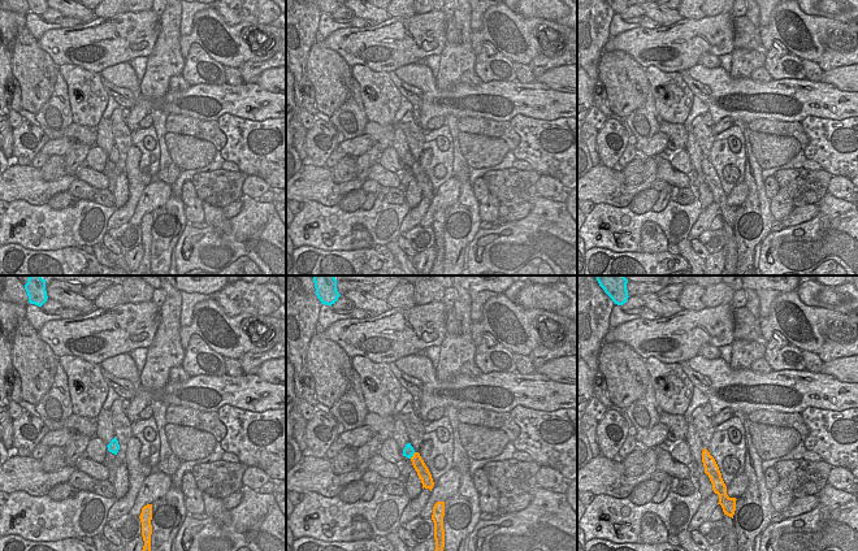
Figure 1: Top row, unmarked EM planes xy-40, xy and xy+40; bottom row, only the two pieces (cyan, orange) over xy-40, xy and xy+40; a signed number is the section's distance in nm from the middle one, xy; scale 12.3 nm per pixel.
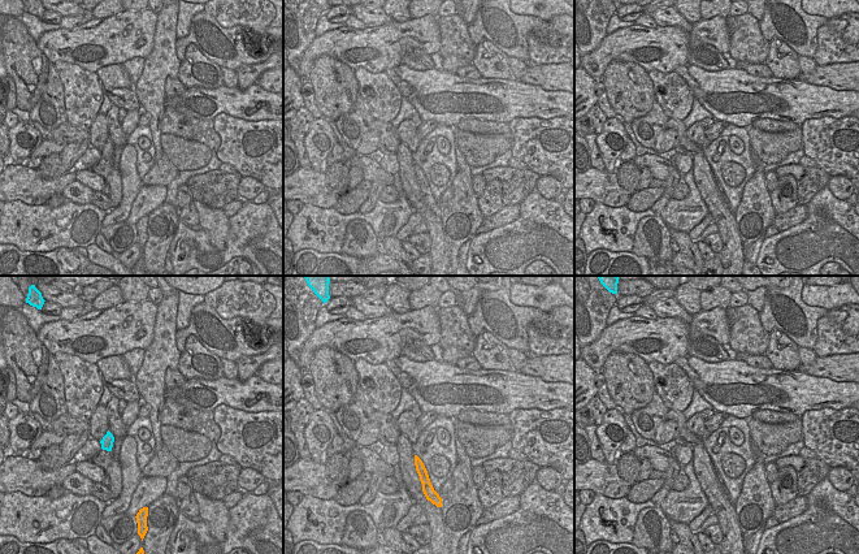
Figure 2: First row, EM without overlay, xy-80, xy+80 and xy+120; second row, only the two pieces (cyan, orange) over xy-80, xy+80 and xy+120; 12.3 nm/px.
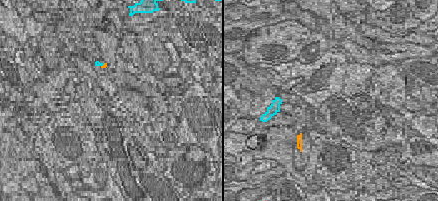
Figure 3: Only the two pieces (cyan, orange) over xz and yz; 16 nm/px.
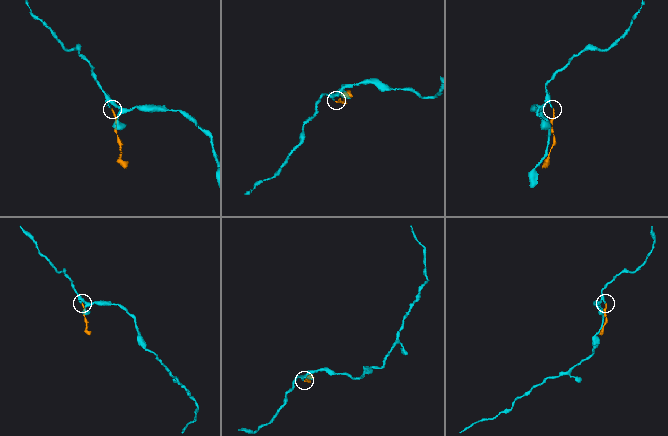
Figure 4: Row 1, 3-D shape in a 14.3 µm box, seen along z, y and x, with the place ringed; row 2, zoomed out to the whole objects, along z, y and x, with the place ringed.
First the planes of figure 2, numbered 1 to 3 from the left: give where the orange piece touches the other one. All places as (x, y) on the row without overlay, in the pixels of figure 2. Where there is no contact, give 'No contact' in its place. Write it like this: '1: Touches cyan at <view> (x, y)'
1: No contact
2: No contact
3: No contact.

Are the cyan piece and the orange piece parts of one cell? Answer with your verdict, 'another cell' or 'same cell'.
same cell

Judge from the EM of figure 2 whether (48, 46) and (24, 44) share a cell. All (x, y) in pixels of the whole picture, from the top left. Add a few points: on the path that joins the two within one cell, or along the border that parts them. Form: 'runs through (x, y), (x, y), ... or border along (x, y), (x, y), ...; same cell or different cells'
border along (35, 42), (35, 46), (51, 63); different cells

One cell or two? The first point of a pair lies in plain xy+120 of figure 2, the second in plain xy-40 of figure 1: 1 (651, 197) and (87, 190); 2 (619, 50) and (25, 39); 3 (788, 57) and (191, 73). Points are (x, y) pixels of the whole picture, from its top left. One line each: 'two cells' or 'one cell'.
1: two cells
2: two cells
3: one cell

